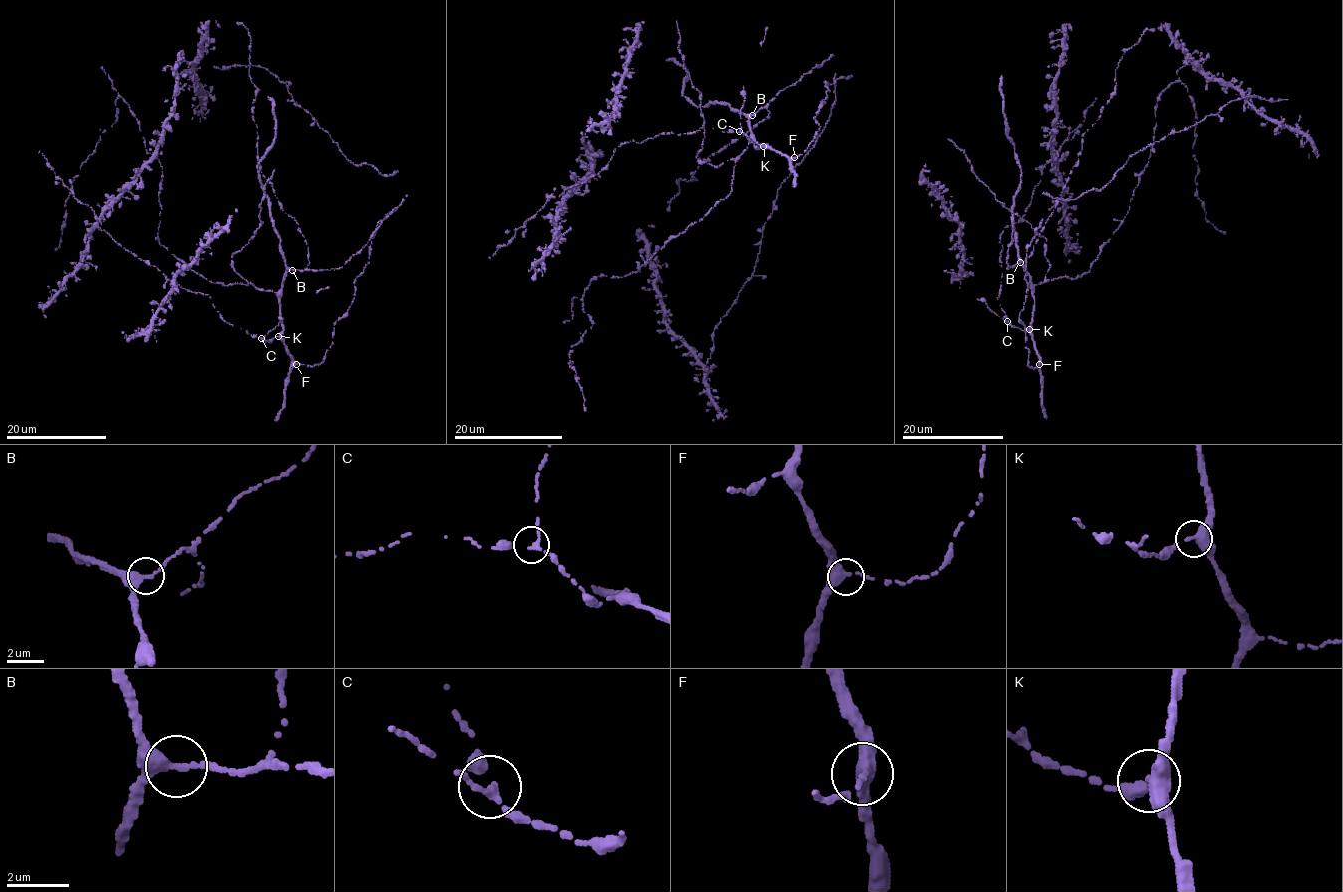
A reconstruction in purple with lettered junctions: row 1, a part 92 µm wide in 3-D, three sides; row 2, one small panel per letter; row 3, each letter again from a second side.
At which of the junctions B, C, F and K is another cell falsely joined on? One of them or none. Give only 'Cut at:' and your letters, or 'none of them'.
Cut at: none of them

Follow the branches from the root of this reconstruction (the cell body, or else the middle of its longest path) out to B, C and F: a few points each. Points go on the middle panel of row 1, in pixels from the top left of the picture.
B: (766, 146), (759, 145), (751, 137), (748, 122), (752, 114)
C: (766, 146), (756, 147), (739, 131)
F: (766, 146), (789, 158), (794, 157)

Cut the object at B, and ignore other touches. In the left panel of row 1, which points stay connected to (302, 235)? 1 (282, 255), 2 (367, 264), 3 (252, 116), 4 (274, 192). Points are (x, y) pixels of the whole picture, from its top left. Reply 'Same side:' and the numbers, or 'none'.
Same side: 3, 4

